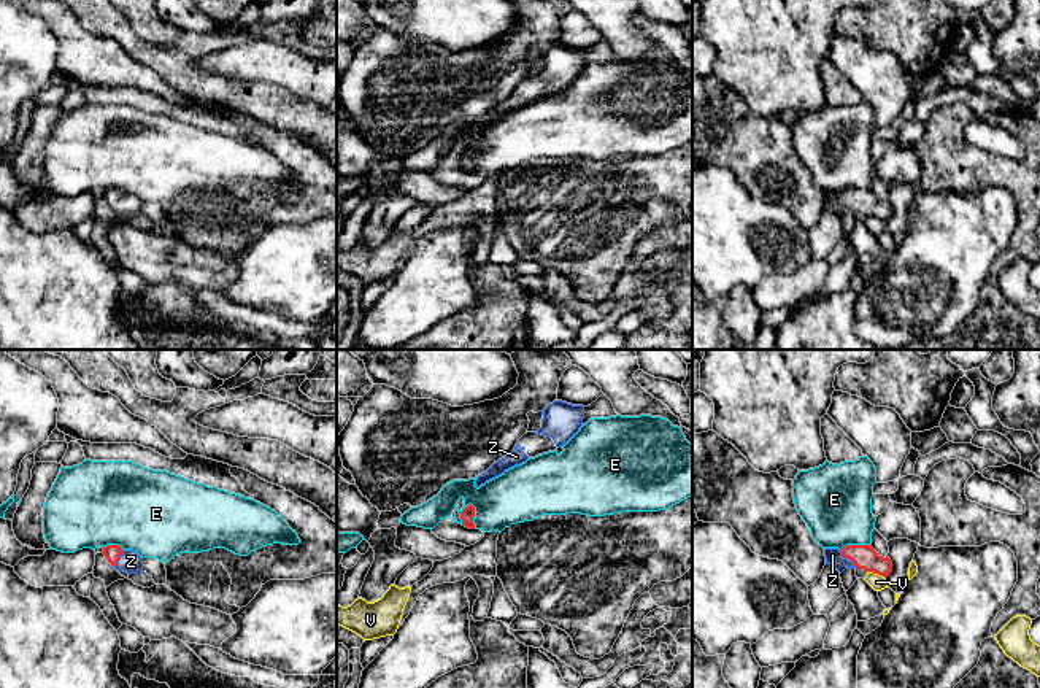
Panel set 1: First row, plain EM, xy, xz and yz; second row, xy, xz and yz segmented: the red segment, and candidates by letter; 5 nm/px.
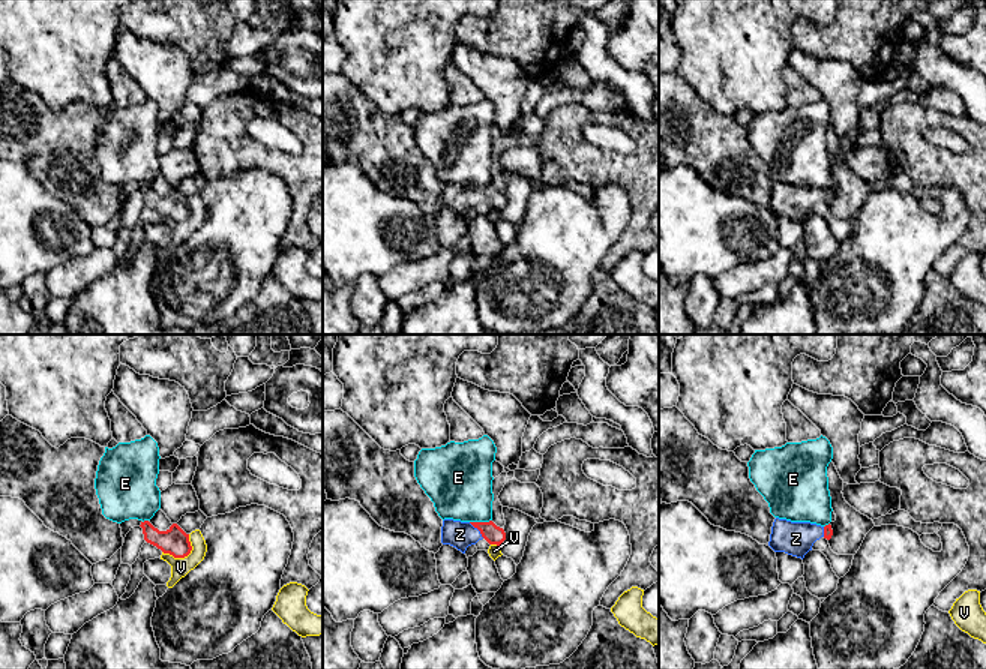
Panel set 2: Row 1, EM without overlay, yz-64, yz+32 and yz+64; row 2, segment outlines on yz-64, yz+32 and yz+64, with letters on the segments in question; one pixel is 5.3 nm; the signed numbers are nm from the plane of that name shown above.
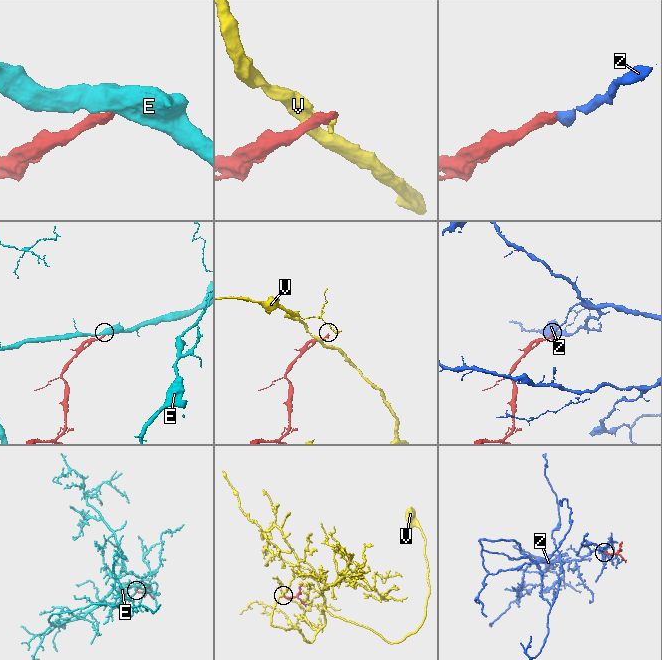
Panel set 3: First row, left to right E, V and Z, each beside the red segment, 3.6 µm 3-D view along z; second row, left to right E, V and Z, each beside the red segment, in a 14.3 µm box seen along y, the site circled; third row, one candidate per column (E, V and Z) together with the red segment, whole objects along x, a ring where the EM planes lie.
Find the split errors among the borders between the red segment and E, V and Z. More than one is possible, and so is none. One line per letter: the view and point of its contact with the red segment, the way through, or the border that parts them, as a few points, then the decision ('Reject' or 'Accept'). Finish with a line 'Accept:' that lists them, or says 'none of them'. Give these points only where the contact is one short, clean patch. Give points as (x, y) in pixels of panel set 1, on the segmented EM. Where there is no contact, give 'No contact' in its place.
E: Touches red at xz (473, 515). Boundary: xz (470, 502), (475, 526). Reject
V: Touches red at yz (875, 572). Boundary: yz (867, 571), (883, 577). Reject
Z: Touches red at yz (848, 558). Path across: yz (864, 556), (848, 558), (832, 555). Accept
Accept: Z

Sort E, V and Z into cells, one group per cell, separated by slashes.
E / V / Z

